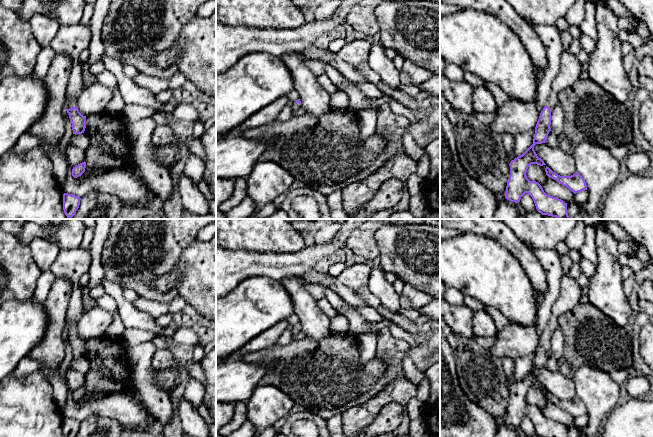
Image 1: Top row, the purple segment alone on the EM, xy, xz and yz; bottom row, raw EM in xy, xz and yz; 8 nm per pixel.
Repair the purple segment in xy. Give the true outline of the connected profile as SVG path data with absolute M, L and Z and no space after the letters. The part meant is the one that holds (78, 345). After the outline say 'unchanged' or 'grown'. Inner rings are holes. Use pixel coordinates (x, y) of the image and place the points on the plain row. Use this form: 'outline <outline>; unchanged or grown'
outline M77 323L66 324L66 333L72 348L73 358L82 358L86 352L86 340L83 340L77 332Z; grown

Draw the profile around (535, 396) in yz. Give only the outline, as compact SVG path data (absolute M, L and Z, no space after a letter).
M531 388L526 396L526 400L530 405L536 405L541 410L543 410L546 406L547 399L545 394L537 388Z

